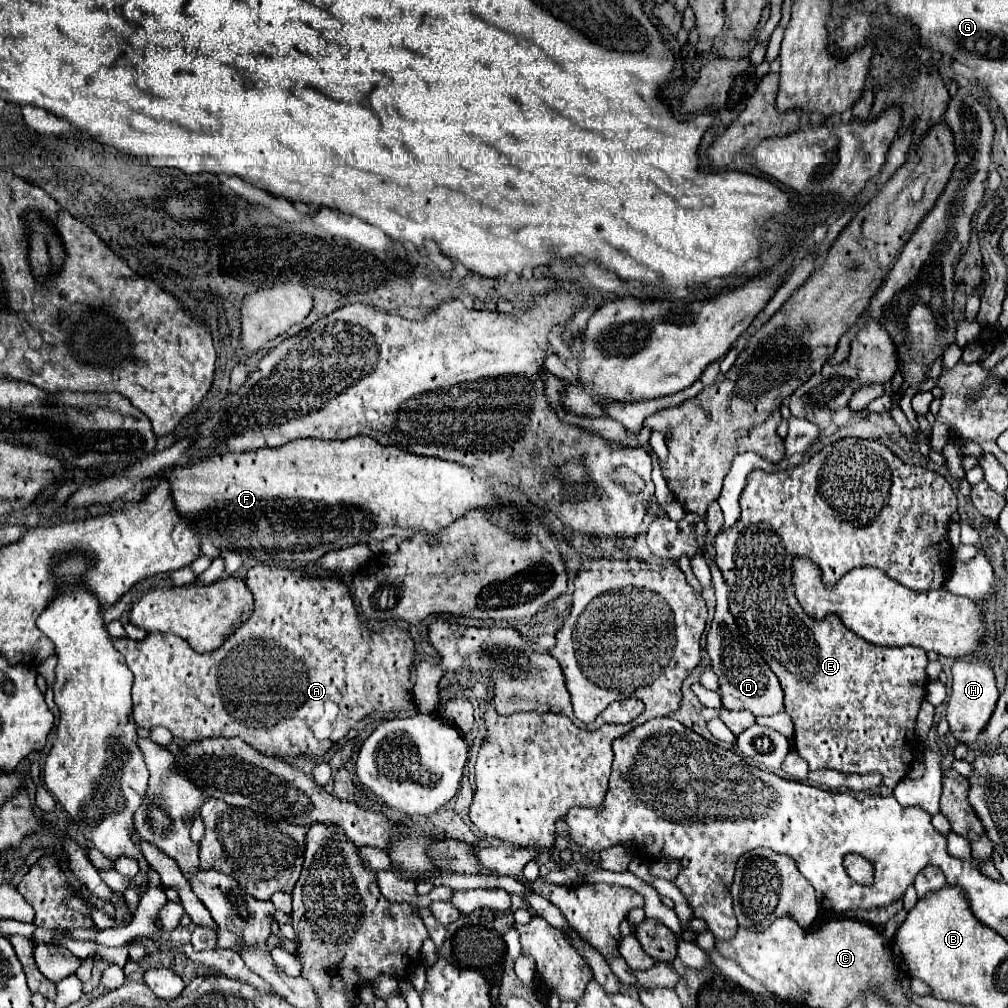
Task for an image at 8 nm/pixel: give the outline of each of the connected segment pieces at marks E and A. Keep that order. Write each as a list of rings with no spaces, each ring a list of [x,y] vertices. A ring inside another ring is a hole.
[[[846,437],[814,453],[808,463],[786,471],[750,471],[740,507],[740,519],[720,531],[714,541],[716,565],[730,587],[730,611],[736,617],[740,633],[762,653],[764,661],[780,679],[784,711],[794,721],[798,755],[808,761],[810,769],[836,769],[858,775],[880,771],[884,785],[894,787],[912,769],[918,747],[914,727],[928,683],[926,651],[914,647],[882,649],[846,629],[836,615],[828,615],[824,621],[806,617],[794,597],[792,559],[812,559],[822,569],[826,585],[834,585],[854,567],[878,567],[912,591],[940,589],[954,553],[946,539],[950,515],[956,511],[952,487],[934,471],[904,465],[878,441]],[[864,659],[870,659],[870,665],[858,665]]]
[[[254,565],[246,573],[246,585],[254,595],[254,611],[248,621],[244,621],[216,651],[198,655],[190,645],[174,635],[174,633],[150,633],[144,641],[132,641],[132,639],[112,639],[114,647],[122,651],[126,657],[126,663],[130,671],[134,673],[134,687],[132,687],[132,699],[134,699],[134,721],[138,727],[152,729],[152,727],[166,727],[174,733],[176,739],[184,741],[202,741],[208,737],[240,737],[248,745],[254,745],[260,753],[268,753],[274,757],[322,757],[332,745],[336,745],[342,737],[348,735],[348,731],[364,717],[368,717],[374,711],[406,711],[412,703],[412,691],[410,691],[410,669],[414,665],[414,639],[410,637],[410,631],[396,625],[386,625],[378,631],[370,631],[360,623],[358,611],[354,607],[352,595],[348,585],[340,577],[316,577],[306,571],[290,569],[290,567],[278,567],[278,565]]]

